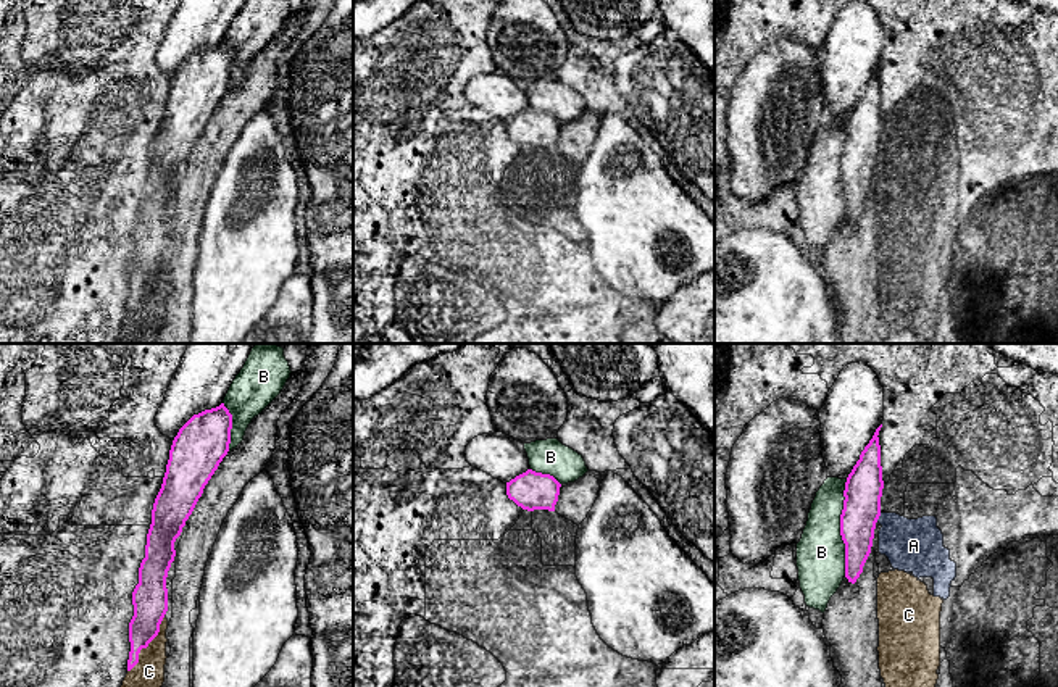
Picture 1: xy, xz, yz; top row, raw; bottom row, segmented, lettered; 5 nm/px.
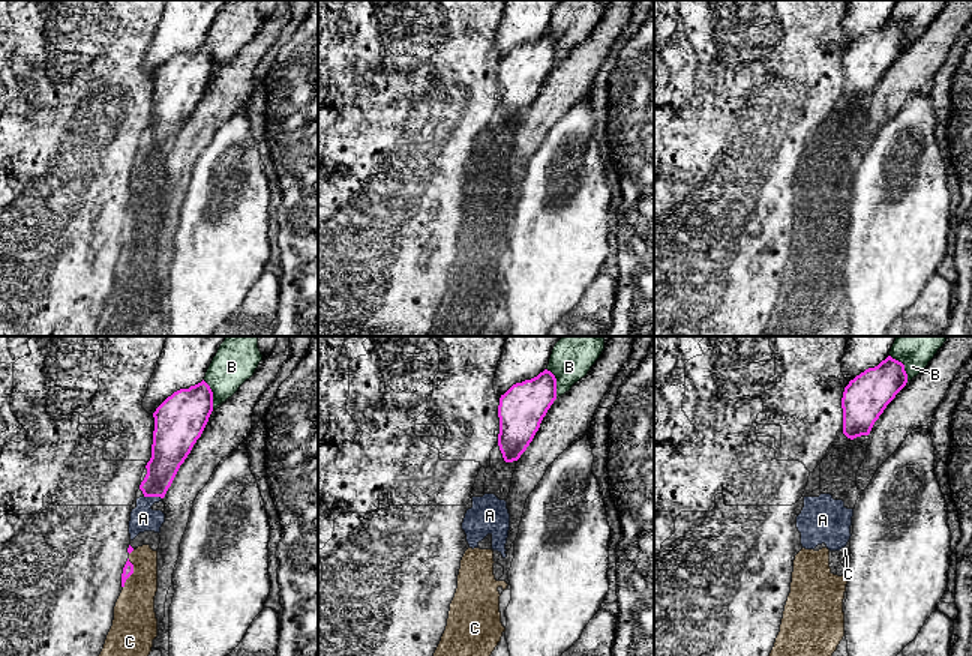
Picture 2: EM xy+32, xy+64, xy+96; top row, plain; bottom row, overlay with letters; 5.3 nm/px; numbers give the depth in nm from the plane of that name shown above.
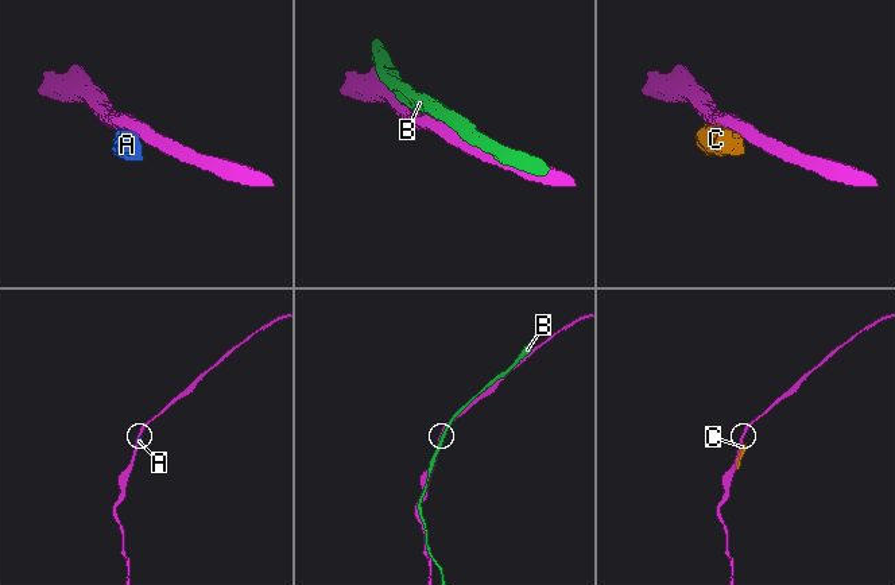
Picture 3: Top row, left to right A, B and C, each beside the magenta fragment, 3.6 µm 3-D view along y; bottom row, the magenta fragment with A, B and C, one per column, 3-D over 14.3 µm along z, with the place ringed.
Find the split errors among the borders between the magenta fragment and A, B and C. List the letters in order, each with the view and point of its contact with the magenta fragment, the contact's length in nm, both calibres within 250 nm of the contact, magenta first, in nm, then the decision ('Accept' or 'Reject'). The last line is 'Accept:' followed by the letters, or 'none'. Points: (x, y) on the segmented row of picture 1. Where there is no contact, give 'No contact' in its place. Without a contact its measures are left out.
A: Touches magenta at yz (878, 518). Shared border 50 nm. Thickness 190 nm (magenta) against 280 nm. Reject
B: Touches magenta at yz (841, 528). Shared border 480 nm. Thickness 190 nm (magenta) against 240 nm. Reject
C: Touches magenta at xy (147, 645). Shared border 340 nm. Thickness 180 nm (magenta) against 150 nm. Reject
Accept: none

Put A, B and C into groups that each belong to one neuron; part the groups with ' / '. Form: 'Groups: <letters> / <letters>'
Groups: A C / B

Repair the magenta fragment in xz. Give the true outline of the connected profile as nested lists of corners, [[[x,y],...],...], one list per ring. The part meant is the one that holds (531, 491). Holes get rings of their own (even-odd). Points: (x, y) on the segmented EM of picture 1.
[[[527,469],[506,482],[506,495],[518,506],[527,511],[555,511],[561,484],[550,474]]]

